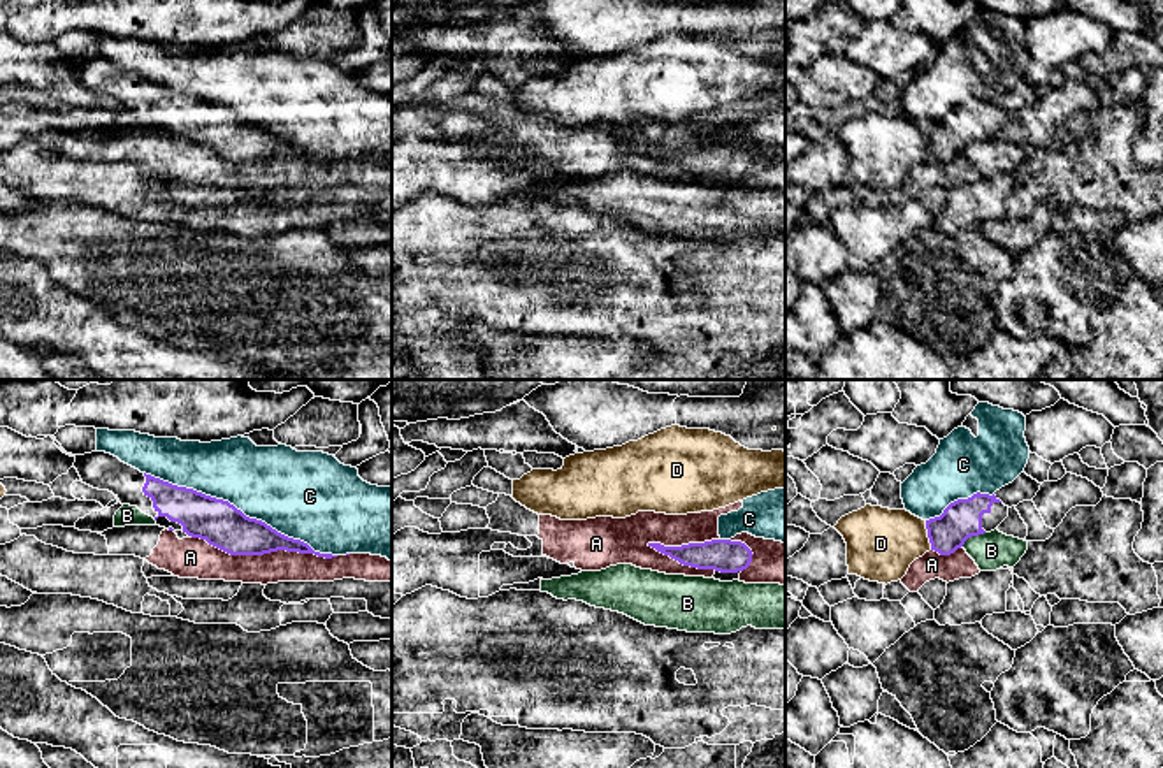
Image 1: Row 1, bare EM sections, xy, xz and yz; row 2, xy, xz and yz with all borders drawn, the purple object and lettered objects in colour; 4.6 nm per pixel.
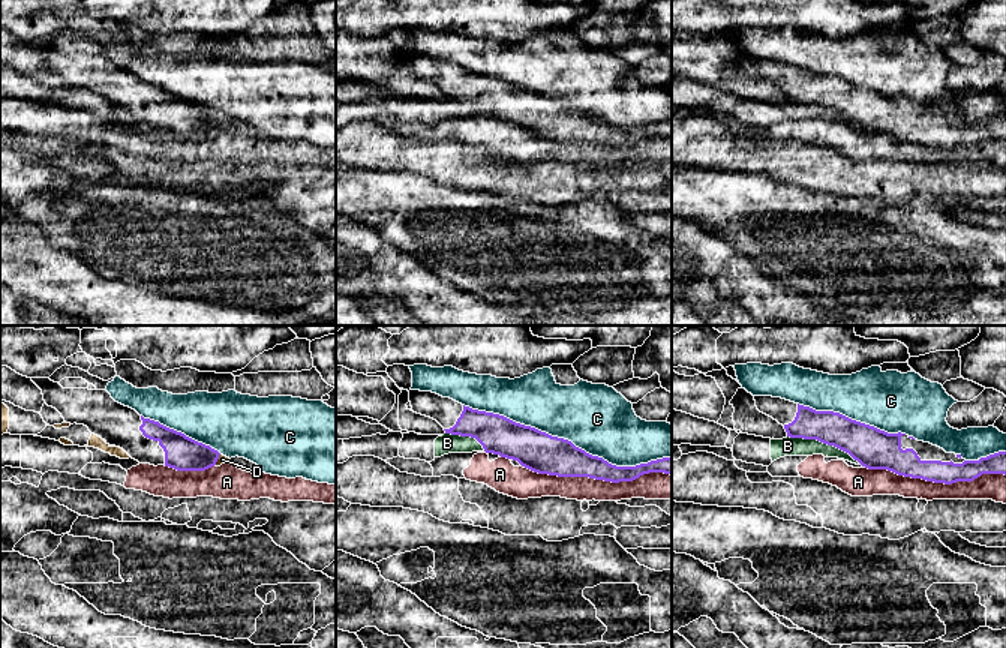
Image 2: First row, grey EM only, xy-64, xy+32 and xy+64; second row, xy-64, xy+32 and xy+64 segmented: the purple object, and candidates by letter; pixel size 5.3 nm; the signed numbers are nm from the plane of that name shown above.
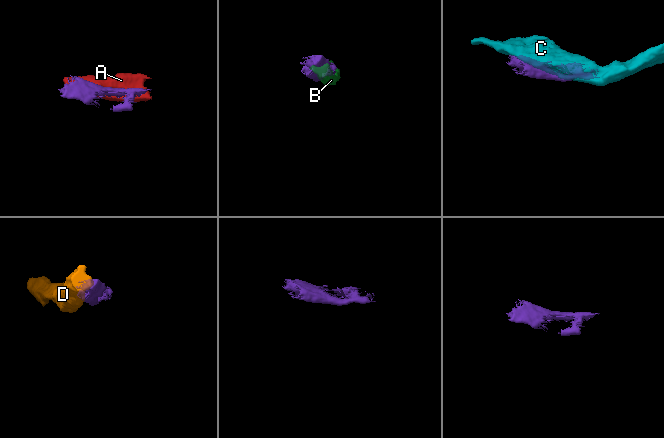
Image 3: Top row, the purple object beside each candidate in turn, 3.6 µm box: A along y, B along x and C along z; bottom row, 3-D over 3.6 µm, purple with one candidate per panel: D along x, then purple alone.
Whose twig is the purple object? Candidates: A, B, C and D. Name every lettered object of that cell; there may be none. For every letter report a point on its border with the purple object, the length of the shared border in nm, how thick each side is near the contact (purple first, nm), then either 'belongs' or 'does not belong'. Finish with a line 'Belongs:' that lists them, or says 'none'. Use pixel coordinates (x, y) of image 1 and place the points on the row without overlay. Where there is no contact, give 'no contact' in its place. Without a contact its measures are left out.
A: meets purple in xy at (264, 159); contact 700 nm long; 200 nm thick on the purple side, 150 nm on the other; does not belong
B: meets purple in yz at (972, 141); contact 130 nm long; 180 nm thick on the purple side, 180 nm on the other; does not belong
C: meets purple in xy at (239, 116); contact 950 nm long; 200 nm thick on the purple side, 380 nm on the other; does not belong
D: meets purple in yz at (928, 141); contact 140 nm long; 180 nm thick on the purple side, 320 nm on the other; does not belong
Belongs: none

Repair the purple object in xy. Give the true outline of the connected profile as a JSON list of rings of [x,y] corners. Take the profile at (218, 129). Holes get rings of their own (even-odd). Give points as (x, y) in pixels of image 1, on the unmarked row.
[[[111,60],[76,62],[74,74],[83,90],[112,98],[121,111],[137,112],[153,123],[156,132],[206,146],[230,162],[264,162],[286,156],[325,165],[337,163],[314,158],[307,149],[246,123],[228,107],[141,79]]]

